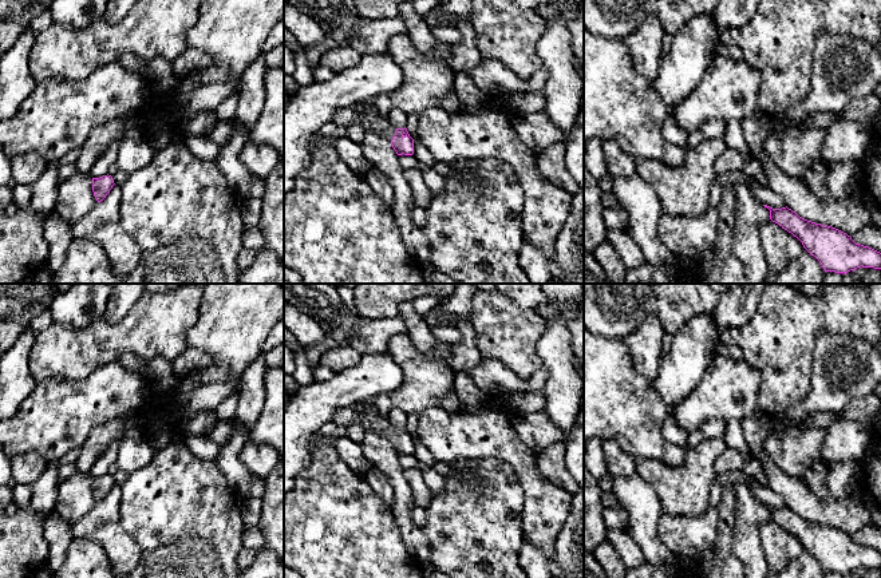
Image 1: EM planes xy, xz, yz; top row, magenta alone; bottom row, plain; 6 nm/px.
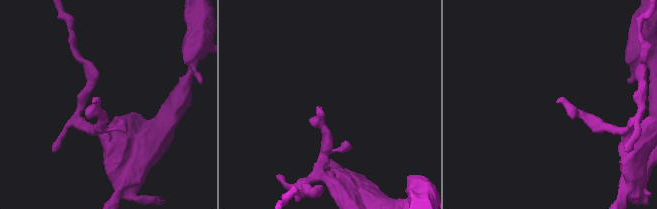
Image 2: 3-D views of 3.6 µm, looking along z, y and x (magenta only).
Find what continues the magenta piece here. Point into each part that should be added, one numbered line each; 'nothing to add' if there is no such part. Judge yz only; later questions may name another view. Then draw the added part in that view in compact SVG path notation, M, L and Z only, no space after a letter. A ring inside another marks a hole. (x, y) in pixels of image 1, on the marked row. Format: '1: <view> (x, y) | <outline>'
nothing to add

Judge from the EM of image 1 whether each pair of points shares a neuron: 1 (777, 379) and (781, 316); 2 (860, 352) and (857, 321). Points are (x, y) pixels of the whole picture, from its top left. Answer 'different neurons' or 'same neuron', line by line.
1: same neuron
2: different neurons

